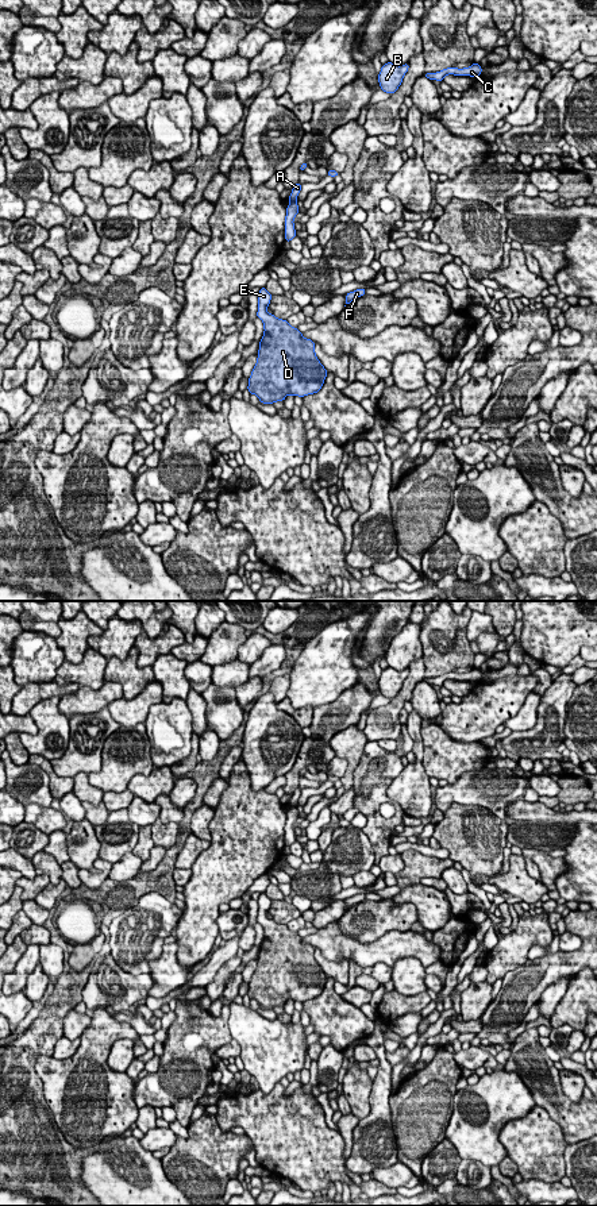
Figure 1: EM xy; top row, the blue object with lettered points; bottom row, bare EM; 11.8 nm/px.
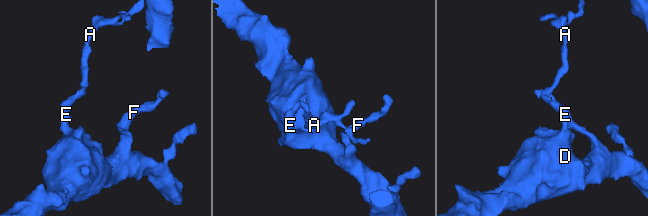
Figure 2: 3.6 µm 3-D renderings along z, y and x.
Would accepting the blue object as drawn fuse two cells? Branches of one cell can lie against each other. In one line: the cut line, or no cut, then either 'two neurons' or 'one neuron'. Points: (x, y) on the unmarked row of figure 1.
cut in xy along (291, 805), (295, 806); two neurons

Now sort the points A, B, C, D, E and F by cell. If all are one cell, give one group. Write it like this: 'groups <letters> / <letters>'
groups A B C / D E F

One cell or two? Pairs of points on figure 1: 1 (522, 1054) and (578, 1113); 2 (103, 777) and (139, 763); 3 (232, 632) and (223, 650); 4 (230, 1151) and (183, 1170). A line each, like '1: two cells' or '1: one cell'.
1: one cell
2: one cell
3: one cell
4: one cell

